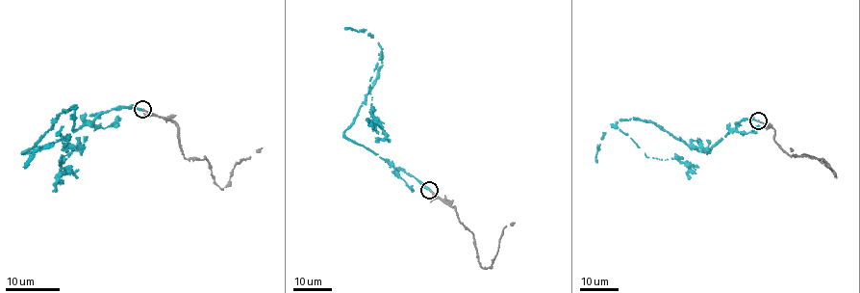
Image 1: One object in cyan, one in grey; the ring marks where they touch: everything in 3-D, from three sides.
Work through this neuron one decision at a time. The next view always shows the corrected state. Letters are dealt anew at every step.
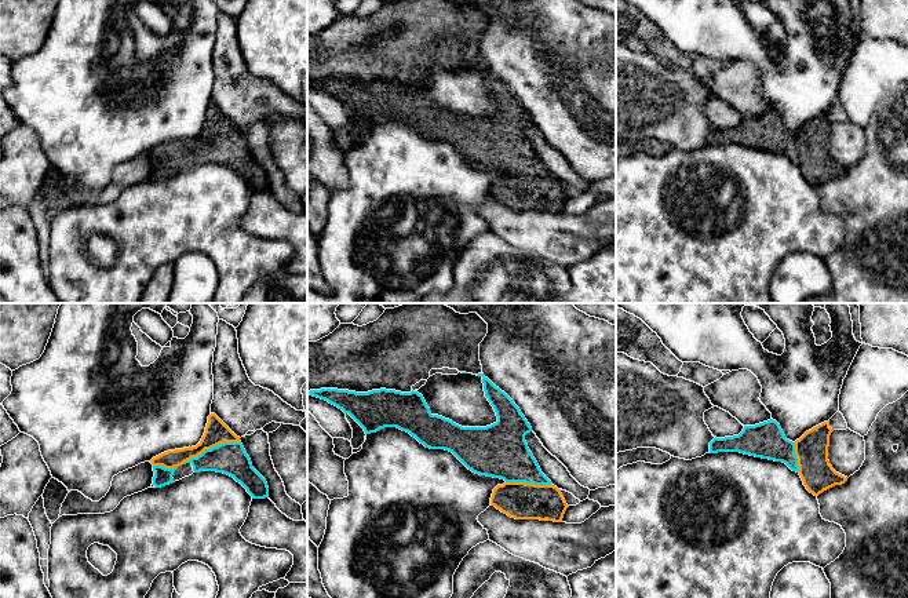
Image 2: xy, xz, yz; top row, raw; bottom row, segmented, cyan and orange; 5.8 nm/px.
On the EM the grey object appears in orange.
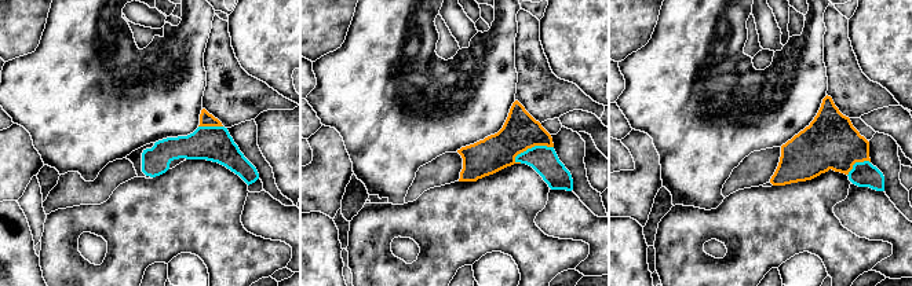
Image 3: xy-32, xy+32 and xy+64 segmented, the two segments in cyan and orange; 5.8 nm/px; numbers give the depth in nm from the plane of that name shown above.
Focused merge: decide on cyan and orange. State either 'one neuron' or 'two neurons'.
one neuron

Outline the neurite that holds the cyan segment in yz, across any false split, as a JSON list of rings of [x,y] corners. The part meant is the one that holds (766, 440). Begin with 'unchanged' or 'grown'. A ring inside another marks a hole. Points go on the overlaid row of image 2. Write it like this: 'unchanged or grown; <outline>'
grown; [[[829,420],[806,431],[795,442],[785,438],[780,424],[767,422],[744,426],[739,435],[714,438],[710,442],[710,453],[740,452],[744,455],[785,463],[796,471],[806,489],[818,496],[824,491],[842,485],[847,477],[836,473],[828,460]]]

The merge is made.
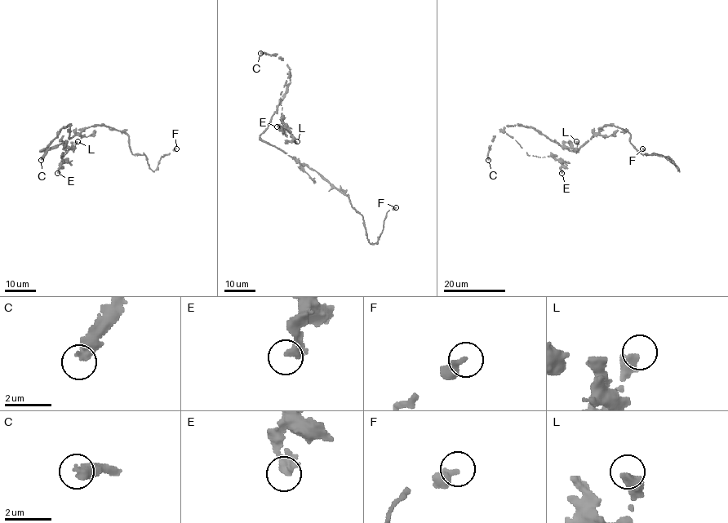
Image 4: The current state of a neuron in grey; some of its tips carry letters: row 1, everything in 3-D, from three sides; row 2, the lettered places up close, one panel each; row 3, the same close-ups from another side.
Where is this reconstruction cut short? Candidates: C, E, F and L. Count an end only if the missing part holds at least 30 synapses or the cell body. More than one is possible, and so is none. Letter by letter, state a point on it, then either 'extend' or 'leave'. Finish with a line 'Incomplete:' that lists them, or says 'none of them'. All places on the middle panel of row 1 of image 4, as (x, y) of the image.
C: place (260, 53); leave
E: place (277, 126); leave
F: place (396, 207); extend
L: place (297, 141); leave
Incomplete: F

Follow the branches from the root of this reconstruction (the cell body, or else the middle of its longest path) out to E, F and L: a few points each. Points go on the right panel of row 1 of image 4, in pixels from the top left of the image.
E: (588, 139), (578, 149), (568, 150), (534, 128), (505, 127), (529, 155), (561, 160), (561, 173)
F: (588, 139), (616, 126), (641, 154), (661, 154), (678, 170), (668, 157), (642, 148)
L: (588, 139), (578, 149), (568, 150), (548, 138), (554, 139), (560, 145), (573, 148), (577, 147), (576, 141)

